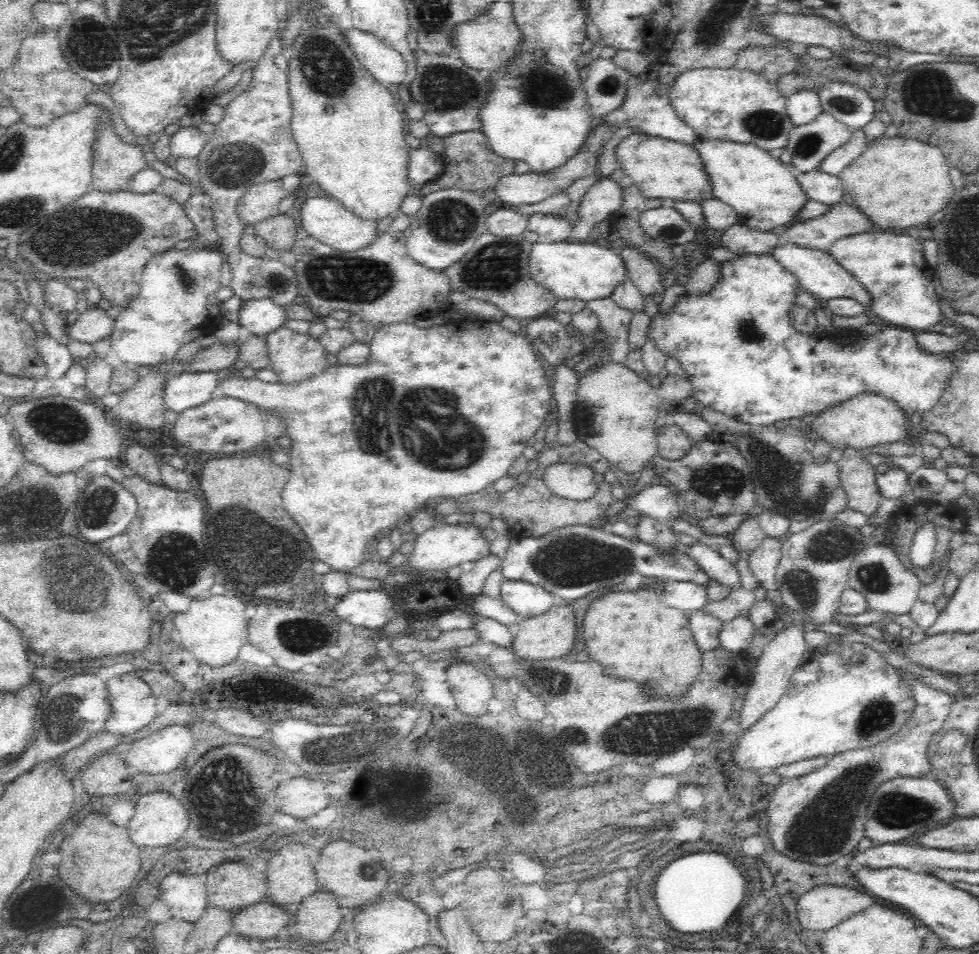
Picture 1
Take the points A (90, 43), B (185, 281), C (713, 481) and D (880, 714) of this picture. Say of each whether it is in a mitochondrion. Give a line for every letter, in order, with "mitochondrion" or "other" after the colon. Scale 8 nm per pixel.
A: mitochondrion
B: mitochondrion
C: mitochondrion
D: mitochondrion

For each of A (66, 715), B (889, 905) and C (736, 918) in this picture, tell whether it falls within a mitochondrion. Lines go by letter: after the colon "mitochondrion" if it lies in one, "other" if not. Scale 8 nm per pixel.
A: mitochondrion
B: other
C: other

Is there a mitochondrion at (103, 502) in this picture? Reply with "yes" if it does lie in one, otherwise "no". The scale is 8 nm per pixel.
yes

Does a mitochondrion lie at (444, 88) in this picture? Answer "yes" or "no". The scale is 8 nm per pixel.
yes

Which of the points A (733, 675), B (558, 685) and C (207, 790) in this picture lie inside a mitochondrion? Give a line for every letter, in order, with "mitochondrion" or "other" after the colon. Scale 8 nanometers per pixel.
A: other
B: mitochondrion
C: mitochondrion

